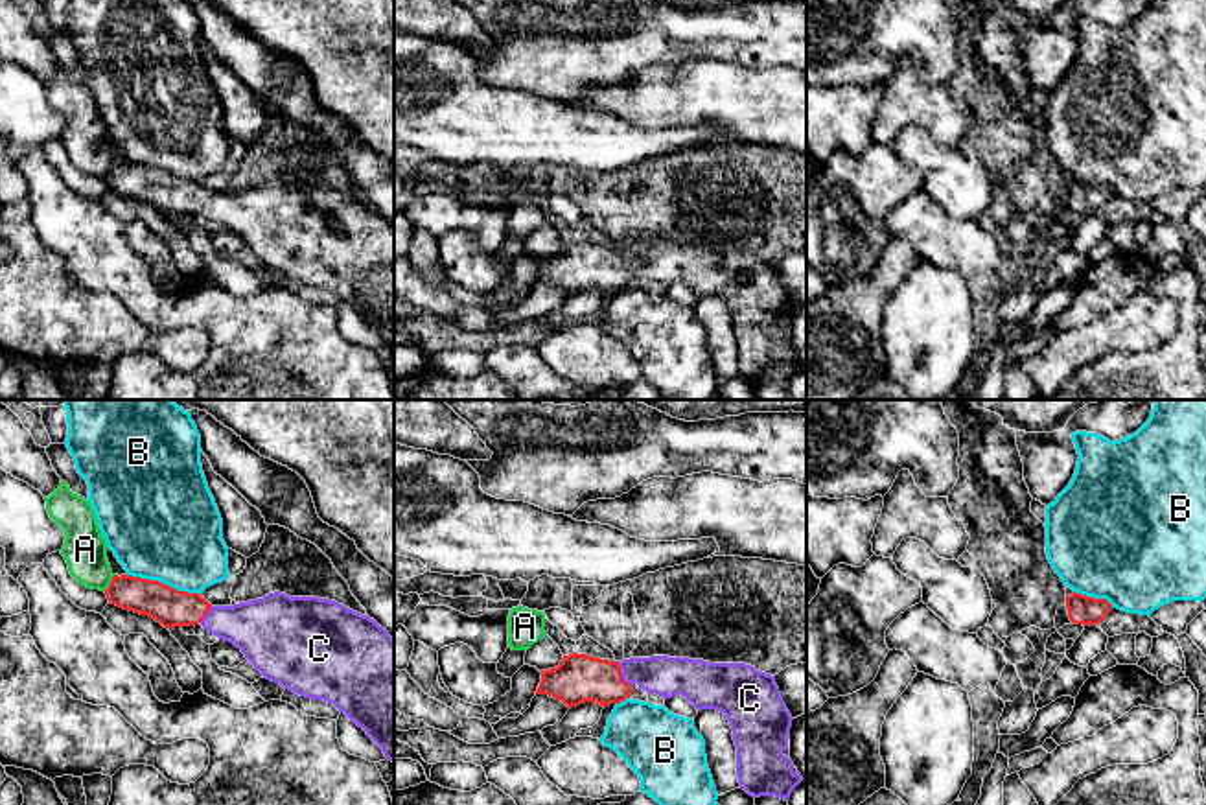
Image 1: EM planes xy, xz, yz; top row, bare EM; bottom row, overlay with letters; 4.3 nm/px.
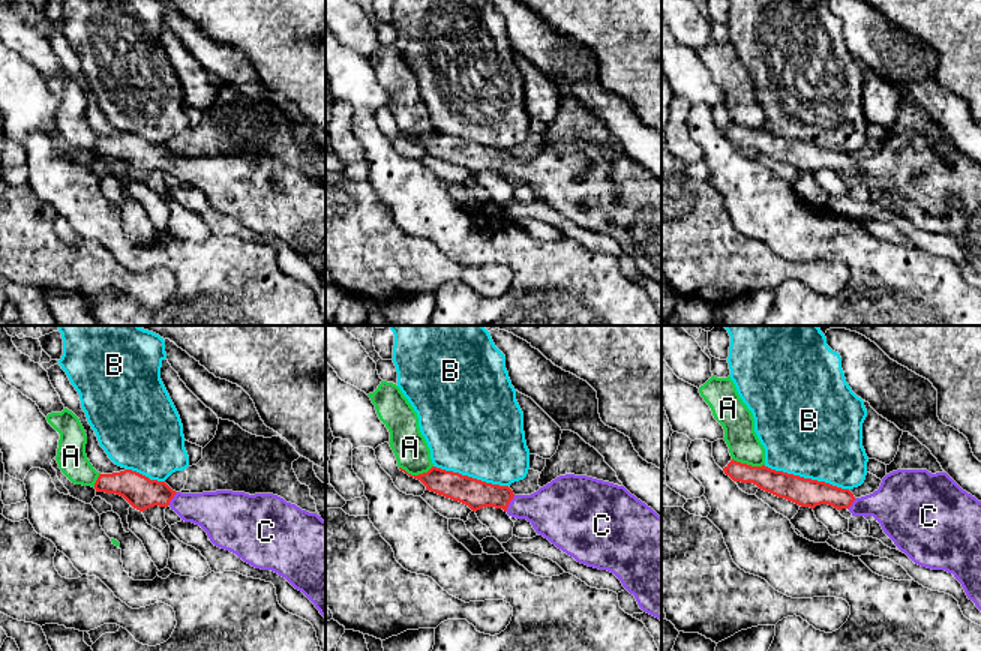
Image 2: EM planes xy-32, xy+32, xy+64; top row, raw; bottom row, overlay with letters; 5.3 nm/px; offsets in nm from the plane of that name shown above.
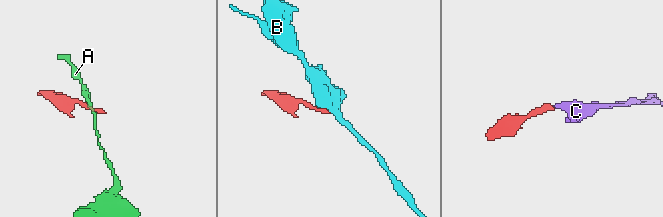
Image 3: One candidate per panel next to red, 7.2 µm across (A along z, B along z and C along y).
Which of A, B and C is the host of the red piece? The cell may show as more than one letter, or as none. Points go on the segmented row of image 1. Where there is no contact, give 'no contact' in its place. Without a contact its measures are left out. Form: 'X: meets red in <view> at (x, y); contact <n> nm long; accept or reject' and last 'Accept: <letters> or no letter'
A: meets red in xy at (111, 583); contact 90 nm long; reject
B: meets red in xy at (164, 584); contact 340 nm long; reject
C: meets red in xz at (621, 675); contact 130 nm long; accept
Accept: C

